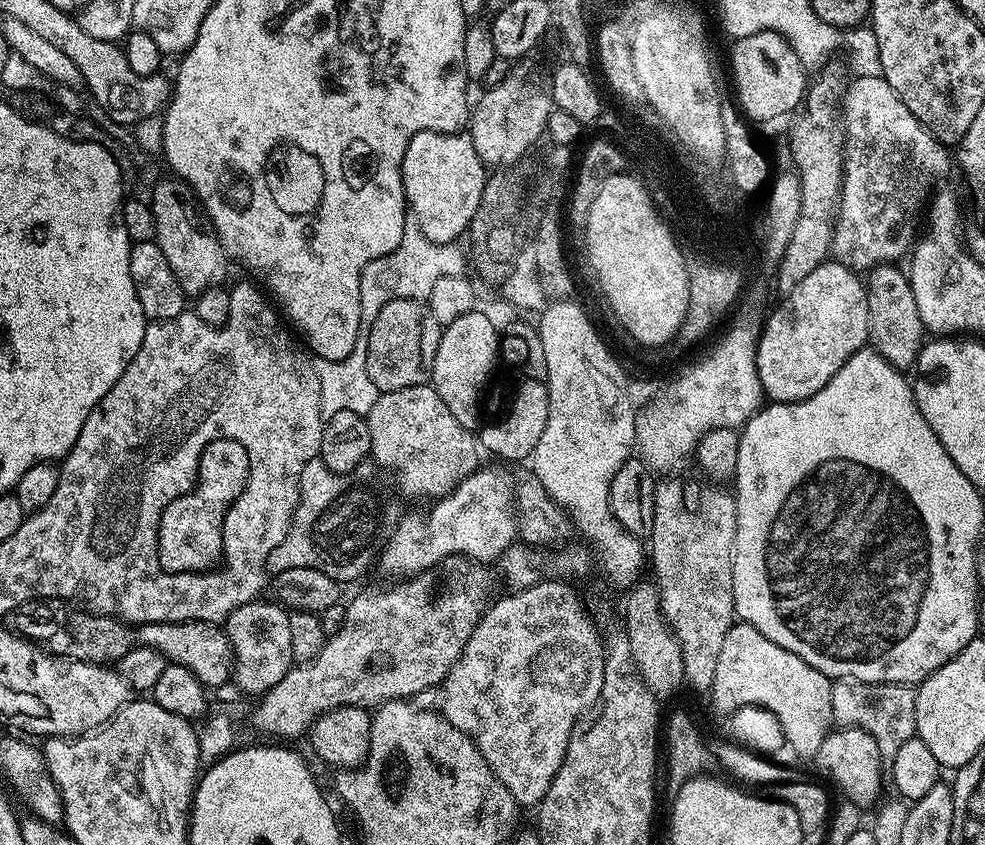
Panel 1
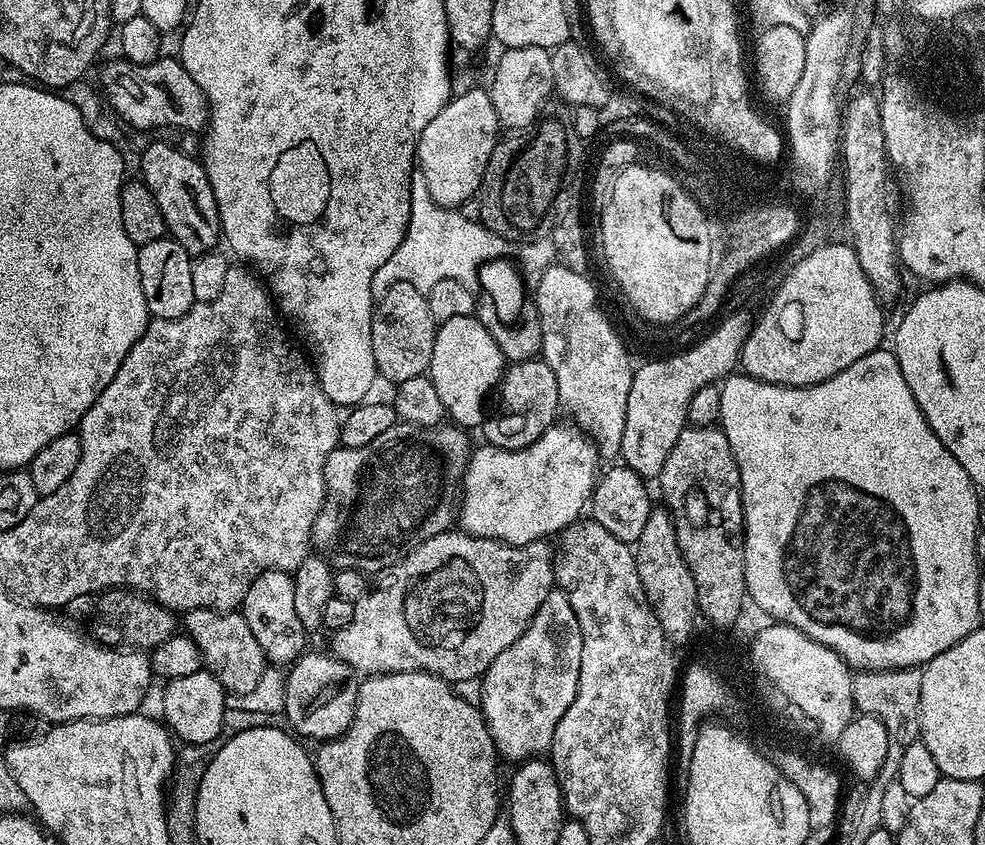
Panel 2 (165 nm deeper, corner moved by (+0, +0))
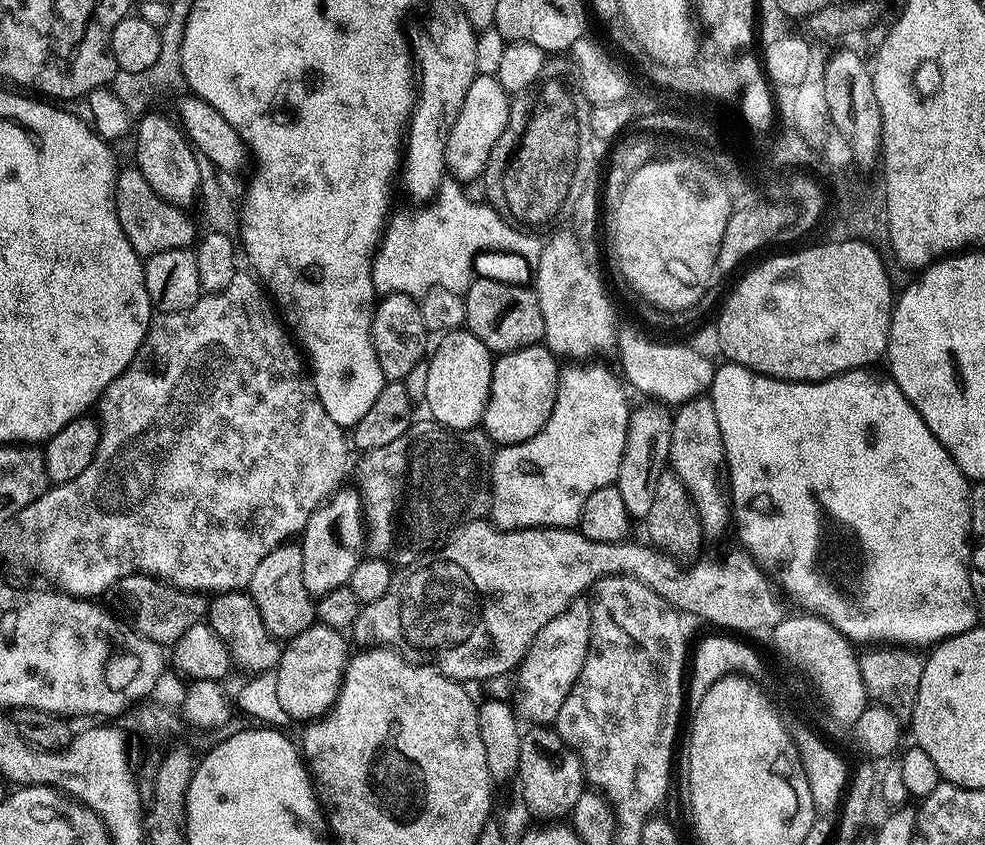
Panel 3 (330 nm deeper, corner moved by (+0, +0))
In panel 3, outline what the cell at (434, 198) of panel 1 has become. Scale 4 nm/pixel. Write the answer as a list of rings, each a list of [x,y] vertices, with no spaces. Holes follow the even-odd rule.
[[[476,75],[470,82],[470,90],[466,90],[466,98],[462,102],[462,110],[448,132],[445,162],[447,171],[456,180],[479,181],[484,175],[484,167],[488,165],[490,150],[494,150],[494,142],[502,138],[502,130],[506,130],[506,122],[510,114],[509,93],[495,76]]]

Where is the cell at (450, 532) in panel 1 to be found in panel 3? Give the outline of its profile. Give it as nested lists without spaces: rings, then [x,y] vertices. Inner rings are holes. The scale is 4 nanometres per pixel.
[[[568,362],[561,367],[560,389],[556,395],[554,410],[541,432],[534,434],[534,438],[530,438],[521,444],[505,444],[495,449],[492,457],[492,510],[490,520],[497,528],[503,528],[506,532],[514,532],[522,528],[572,528],[579,521],[580,511],[586,502],[586,498],[590,498],[590,494],[594,494],[594,490],[602,490],[615,485],[616,481],[619,480],[622,456],[628,445],[629,389],[626,387],[625,381],[615,371],[612,373],[604,364],[590,363],[594,362]]]

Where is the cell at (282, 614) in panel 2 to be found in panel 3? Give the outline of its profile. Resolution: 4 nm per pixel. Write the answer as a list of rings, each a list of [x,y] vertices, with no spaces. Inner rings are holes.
[[[285,542],[270,550],[270,554],[266,554],[266,558],[262,558],[254,569],[254,578],[250,578],[247,591],[259,606],[269,634],[280,642],[291,640],[317,623],[316,600],[302,580],[302,550],[299,543]]]

